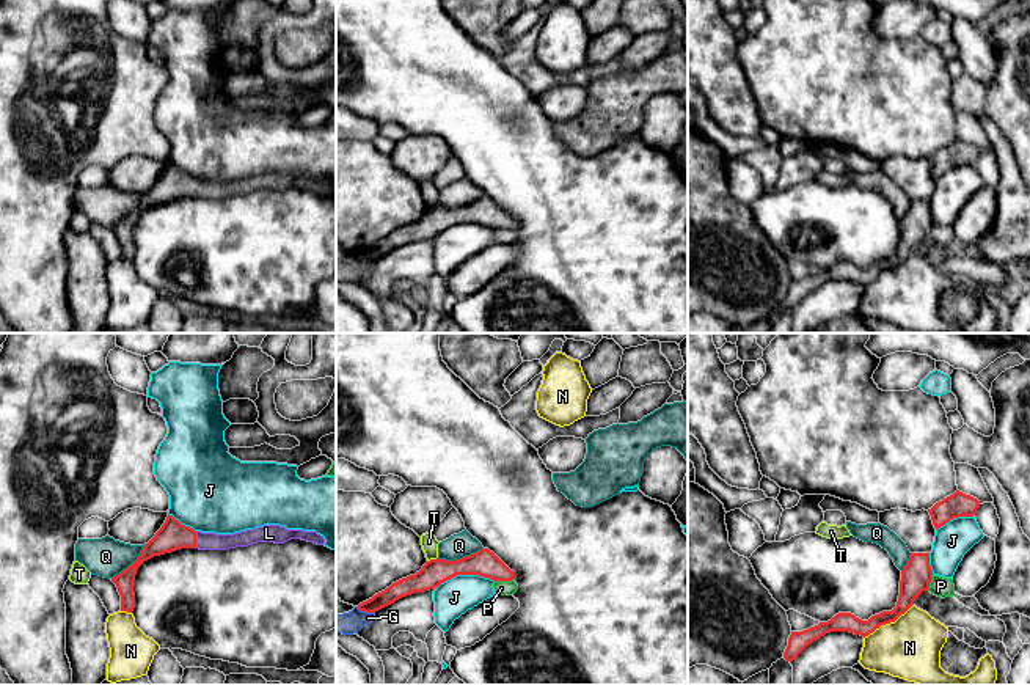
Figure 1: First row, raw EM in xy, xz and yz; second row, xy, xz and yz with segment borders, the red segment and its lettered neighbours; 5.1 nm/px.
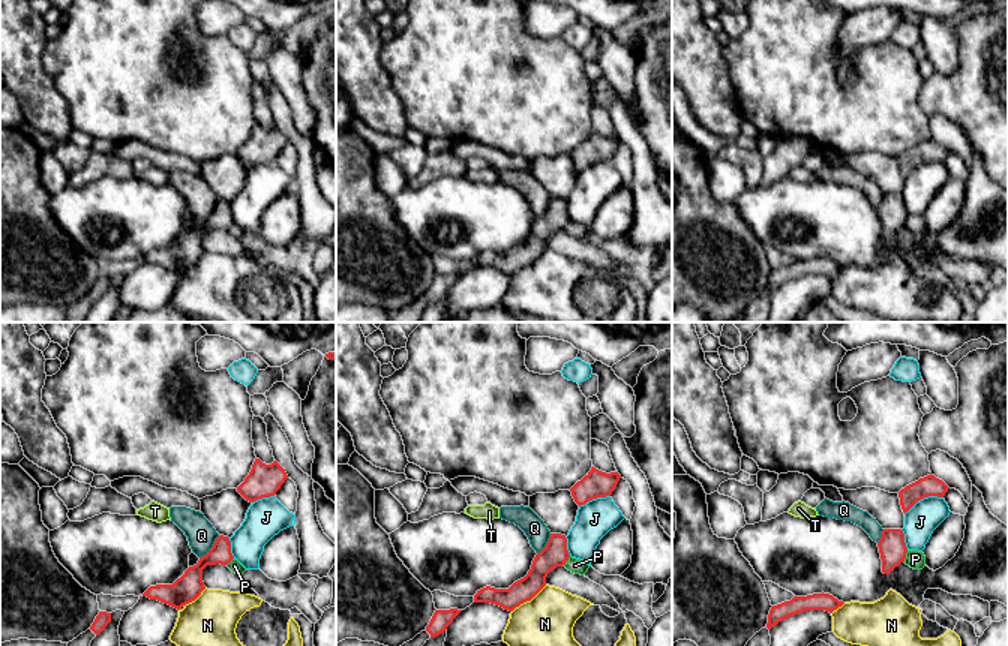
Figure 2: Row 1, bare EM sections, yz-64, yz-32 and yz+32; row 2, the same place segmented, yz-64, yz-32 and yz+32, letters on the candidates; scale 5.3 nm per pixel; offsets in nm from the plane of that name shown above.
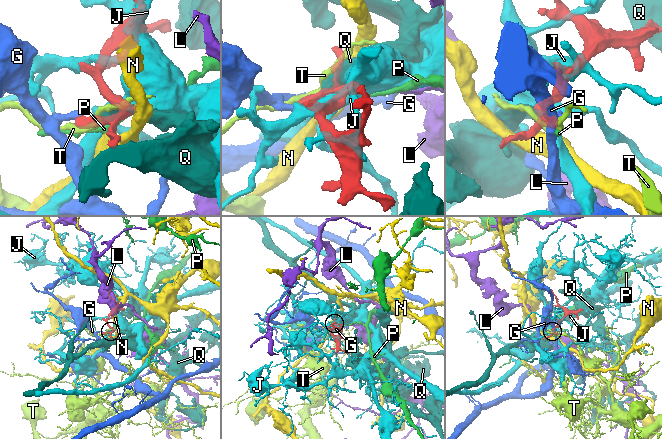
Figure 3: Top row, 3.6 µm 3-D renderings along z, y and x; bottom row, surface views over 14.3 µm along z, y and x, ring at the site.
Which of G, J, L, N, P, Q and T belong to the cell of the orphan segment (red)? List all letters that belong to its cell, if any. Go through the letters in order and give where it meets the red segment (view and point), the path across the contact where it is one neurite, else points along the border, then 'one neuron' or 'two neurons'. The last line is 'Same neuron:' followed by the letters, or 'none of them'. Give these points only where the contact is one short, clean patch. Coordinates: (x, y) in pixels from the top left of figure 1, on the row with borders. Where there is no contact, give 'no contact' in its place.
G: contact xz (365, 611); border xz (355, 607), (374, 613); two neurons
J: contact xz (463, 574); two neurons
L: contact xy (195, 539); way xy (173, 534), (195, 539), (204, 541); one neuron
N: contact yz (887, 622); two neurons
P: contact xz (503, 580); two neurons
Q: contact xz (459, 560); two neurons
T: contact xz (432, 560); two neurons
Same neuron: L

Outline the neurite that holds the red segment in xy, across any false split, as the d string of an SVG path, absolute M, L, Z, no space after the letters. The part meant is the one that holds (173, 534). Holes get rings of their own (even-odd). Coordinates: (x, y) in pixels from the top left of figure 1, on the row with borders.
M168 514L162 528L143 547L138 559L119 575L111 578L121 595L121 611L133 611L133 581L137 570L144 561L154 556L171 553L181 548L228 550L236 547L248 547L258 542L284 544L290 539L301 539L317 545L325 544L323 536L317 534L316 531L287 529L279 525L264 525L234 534L201 533L182 525L179 520Z

